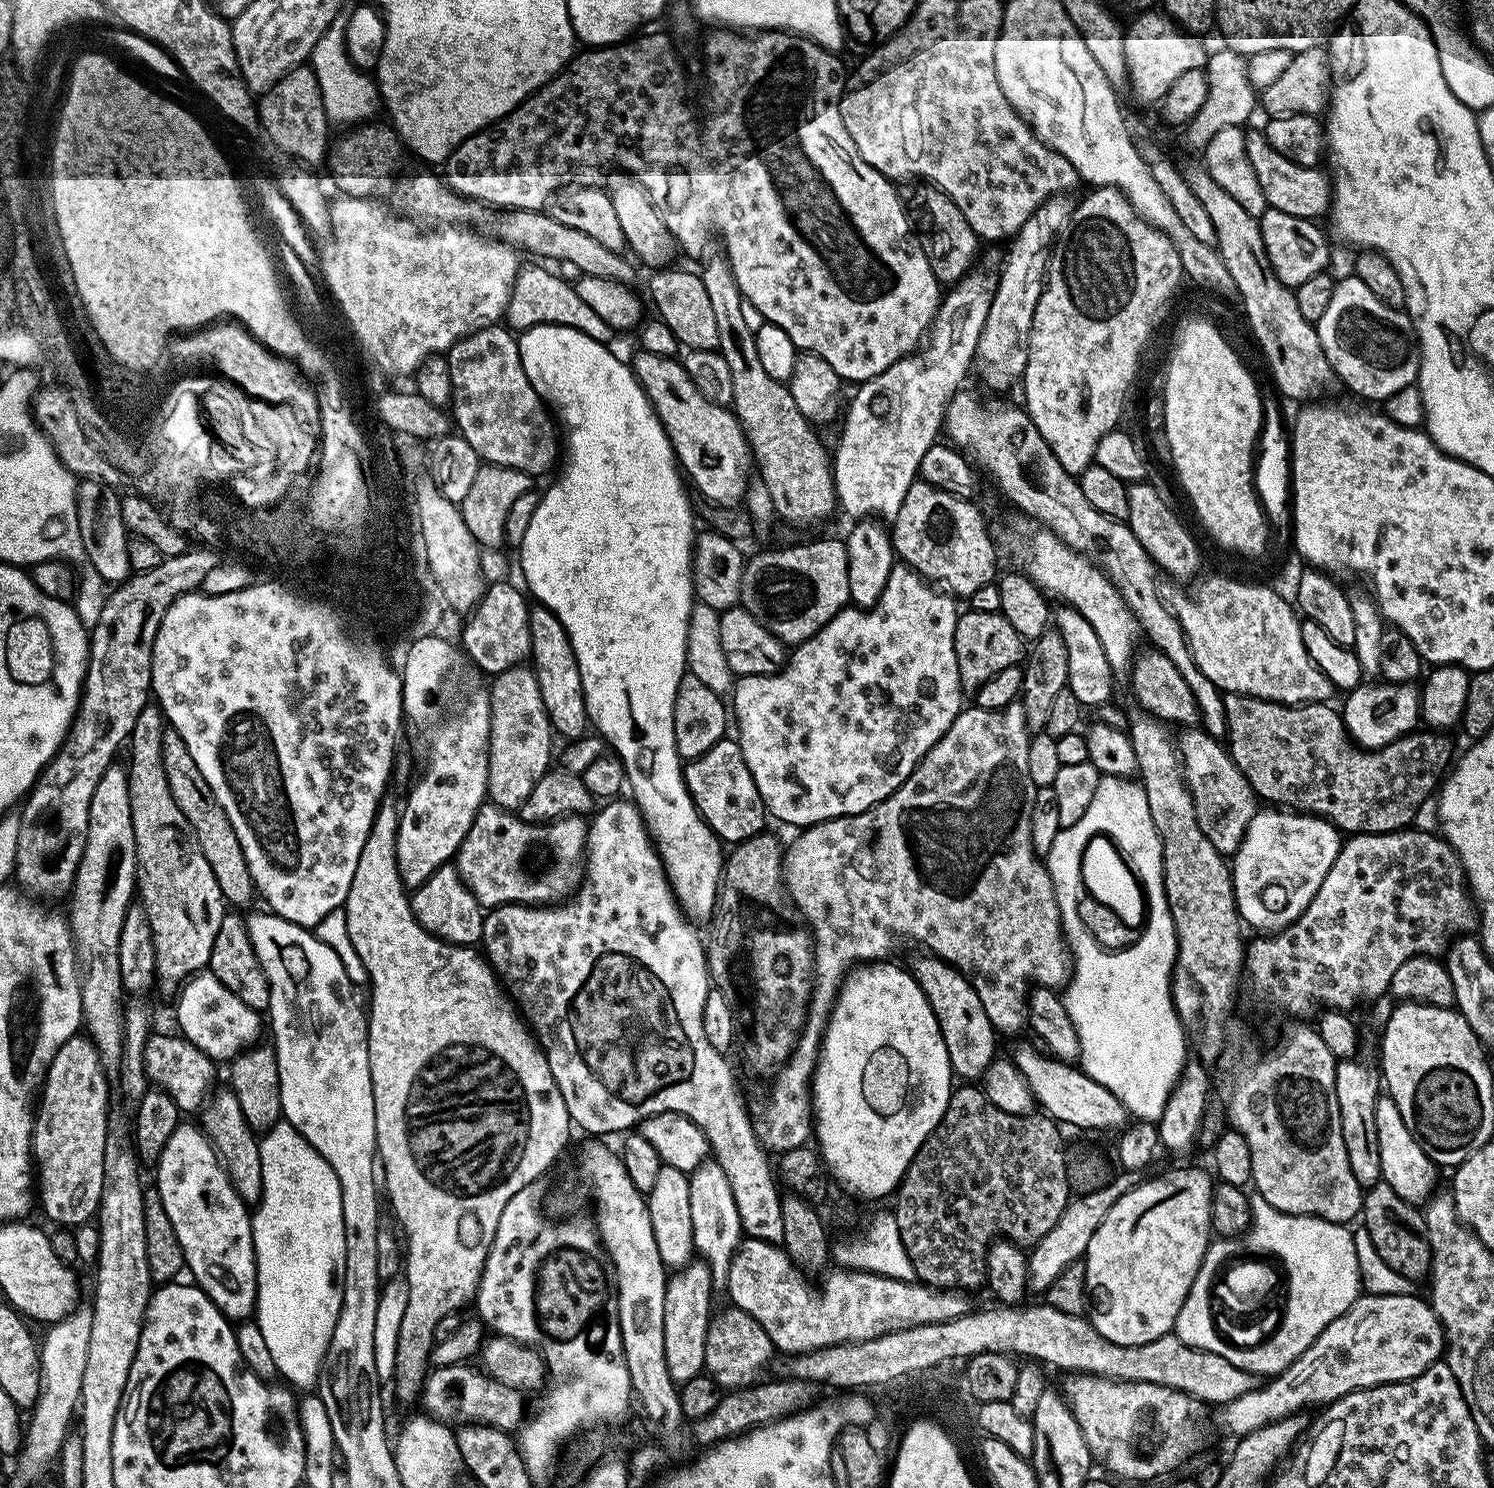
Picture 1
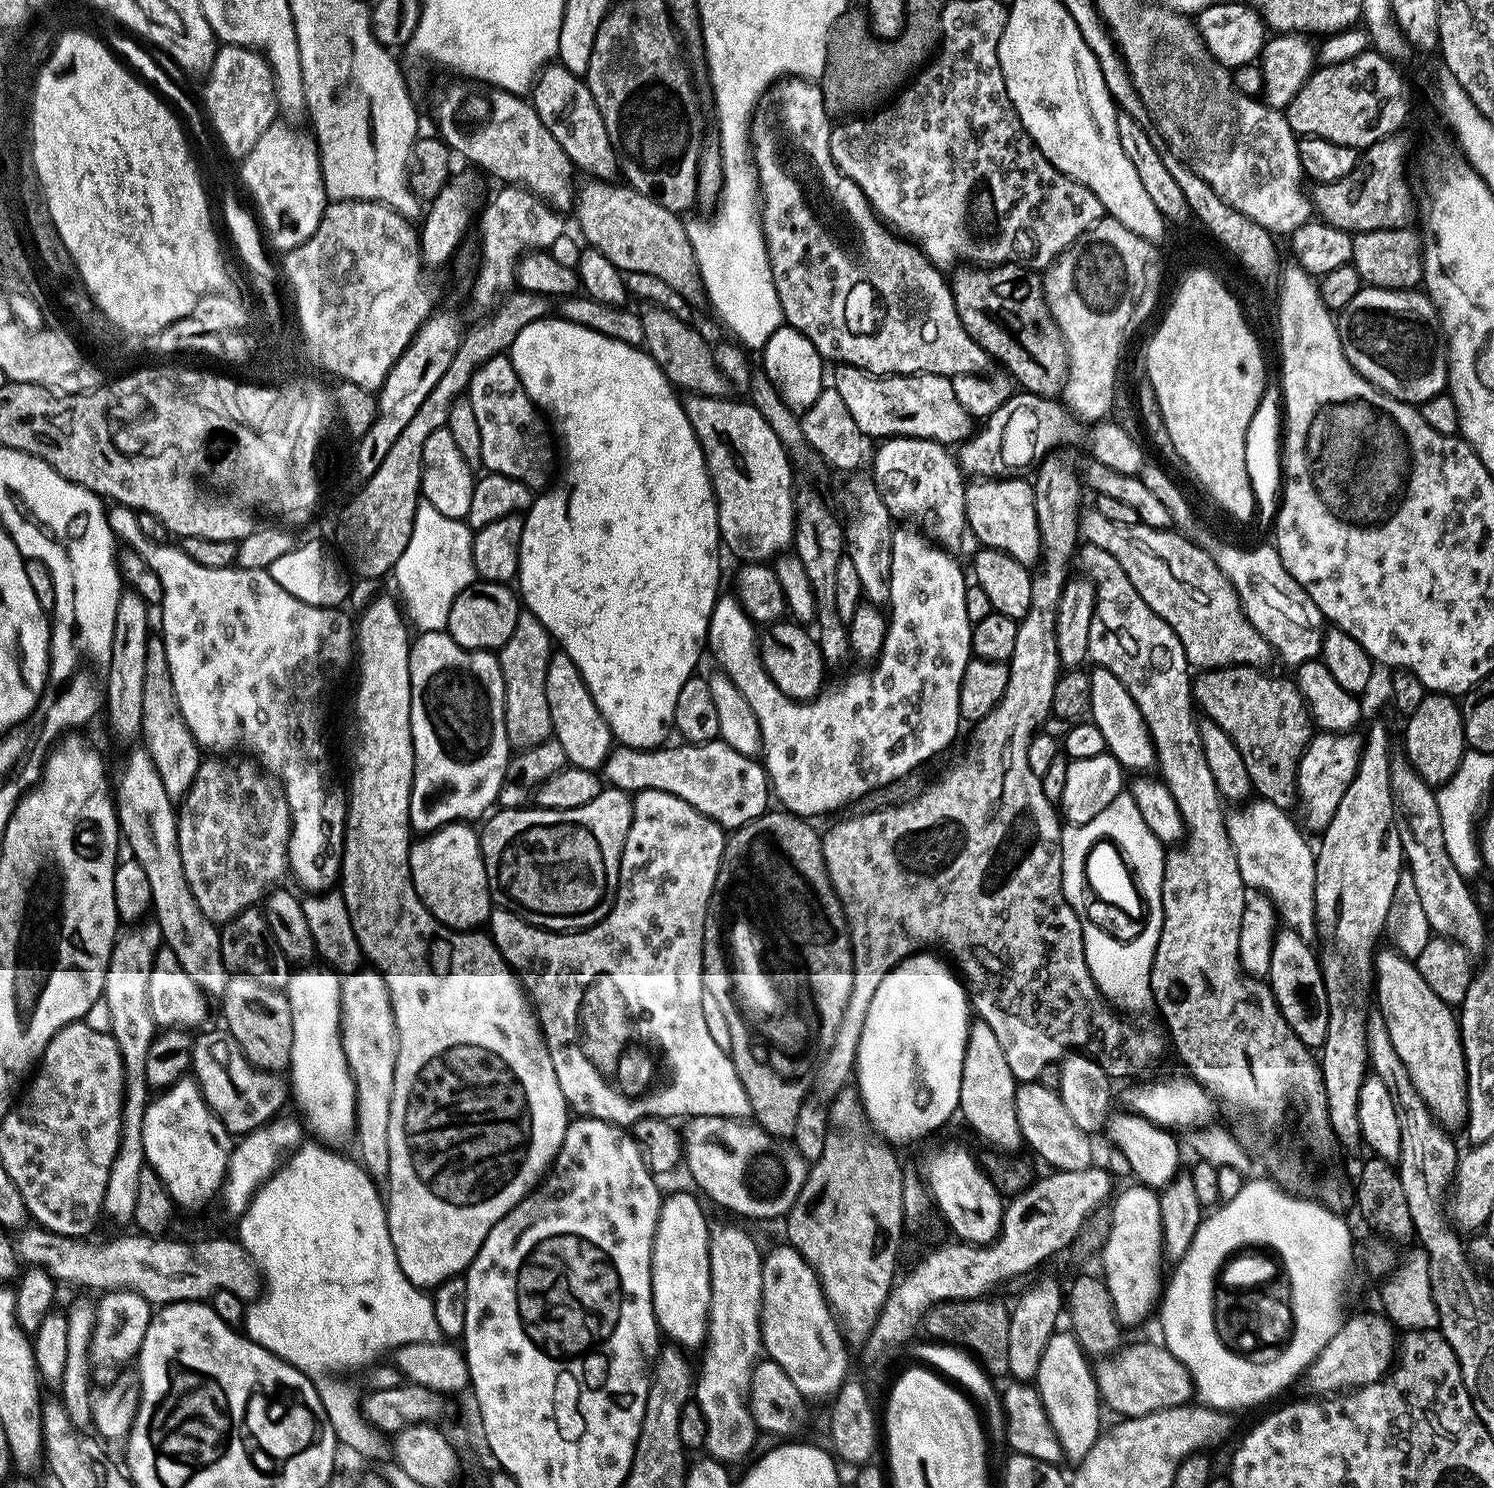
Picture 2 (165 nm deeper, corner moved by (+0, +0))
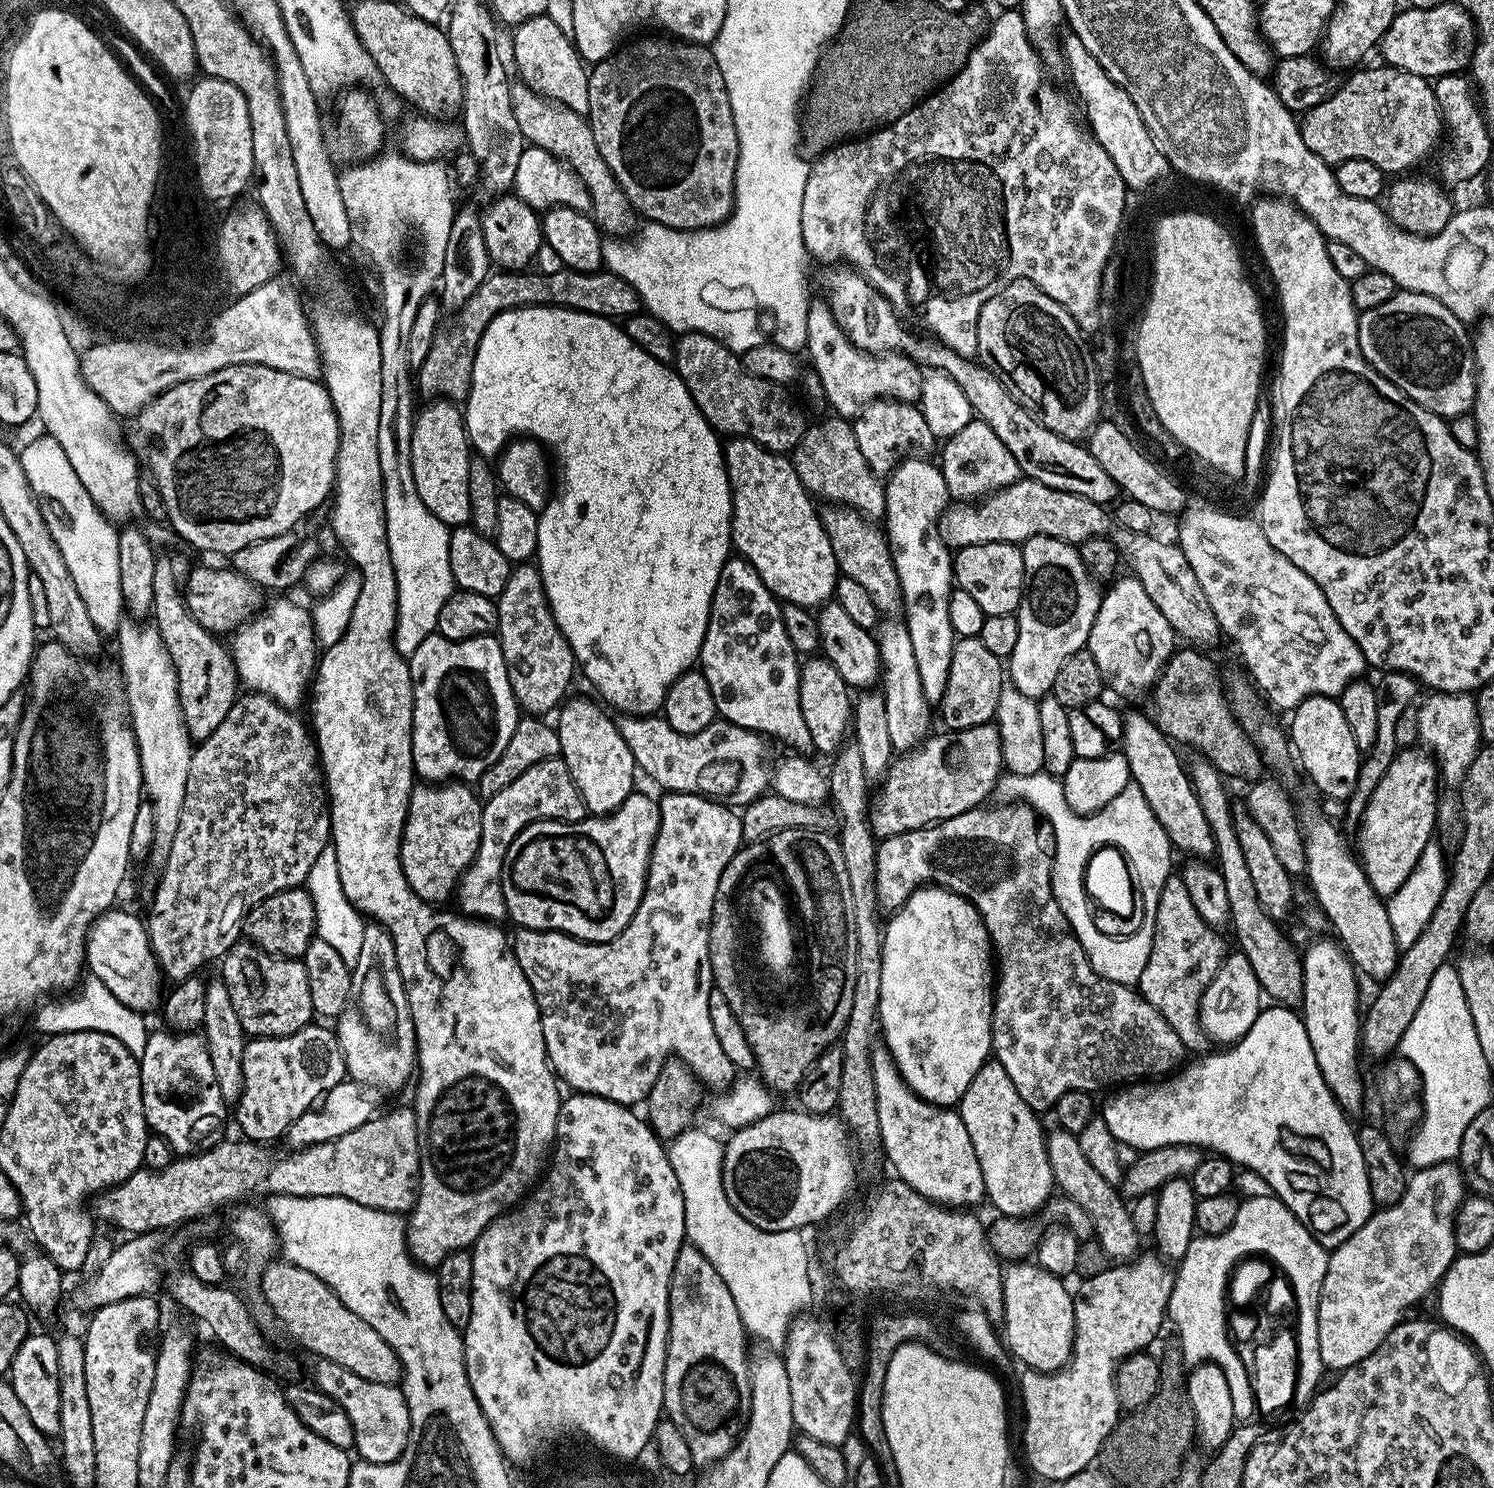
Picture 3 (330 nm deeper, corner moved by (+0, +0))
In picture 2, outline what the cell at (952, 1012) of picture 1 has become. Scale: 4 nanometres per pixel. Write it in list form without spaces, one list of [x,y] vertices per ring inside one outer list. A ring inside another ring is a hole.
[[[978,1018],[973,1019],[968,1025],[968,1037],[966,1038],[966,1054],[962,1058],[962,1090],[960,1091],[959,1115],[964,1115],[964,1120],[976,1131],[976,1136],[1000,1154],[1012,1154],[1016,1147],[1021,1147],[1020,1127],[1016,1117],[1016,1089],[1018,1081],[1014,1074],[1010,1074],[1010,1065],[1006,1063],[1006,1057],[1002,1054],[1002,1046],[994,1035],[994,1030],[986,1026]]]

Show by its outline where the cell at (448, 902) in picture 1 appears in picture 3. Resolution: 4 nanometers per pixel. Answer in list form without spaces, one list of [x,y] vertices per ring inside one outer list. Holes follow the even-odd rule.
[[[424,782],[413,787],[400,839],[400,861],[406,882],[410,882],[414,894],[429,902],[440,902],[436,900],[444,900],[447,896],[449,899],[455,893],[461,876],[478,850],[481,807],[479,795],[464,782]]]

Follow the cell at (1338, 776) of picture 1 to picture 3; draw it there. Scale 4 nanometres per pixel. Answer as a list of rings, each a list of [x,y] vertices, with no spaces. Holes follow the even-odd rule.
[[[1184,646],[1173,651],[1172,657],[1164,664],[1164,669],[1160,671],[1160,676],[1156,679],[1154,687],[1151,689],[1152,712],[1156,724],[1164,731],[1164,735],[1173,742],[1185,740],[1188,744],[1193,744],[1197,748],[1197,753],[1203,754],[1205,759],[1211,760],[1215,768],[1224,773],[1225,777],[1245,776],[1248,782],[1255,782],[1261,779],[1266,765],[1260,752],[1256,748],[1251,736],[1245,732],[1235,714],[1232,713],[1231,703],[1226,695],[1225,685],[1220,685],[1220,676],[1216,673],[1216,668],[1212,665],[1212,660],[1208,656],[1203,656],[1203,651],[1192,646]]]

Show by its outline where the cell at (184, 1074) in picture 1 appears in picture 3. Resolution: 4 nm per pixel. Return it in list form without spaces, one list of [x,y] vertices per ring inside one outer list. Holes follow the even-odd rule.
[[[313,1022],[289,1036],[257,1036],[244,1045],[242,1054],[242,1090],[234,1104],[234,1120],[243,1135],[257,1142],[272,1142],[287,1133],[288,1128],[307,1108],[312,1107],[331,1088],[346,1078],[343,1051],[337,1033]]]

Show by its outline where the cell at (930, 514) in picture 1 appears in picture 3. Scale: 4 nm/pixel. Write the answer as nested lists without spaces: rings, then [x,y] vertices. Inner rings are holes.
[[[875,400],[867,404],[865,408],[854,417],[852,424],[854,430],[854,438],[858,438],[858,450],[862,450],[862,458],[866,458],[866,462],[877,476],[887,477],[901,460],[915,457],[917,454],[928,454],[934,443],[934,437],[930,426],[926,426],[926,418],[920,413],[916,404],[903,404],[900,400]]]

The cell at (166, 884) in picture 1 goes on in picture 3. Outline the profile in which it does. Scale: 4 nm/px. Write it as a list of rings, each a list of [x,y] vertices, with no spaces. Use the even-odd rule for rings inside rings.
[[[164,554],[157,555],[154,566],[154,602],[150,616],[177,674],[177,698],[186,730],[193,741],[210,738],[210,734],[222,726],[222,718],[230,714],[232,705],[238,699],[236,667],[225,641],[223,644],[220,641],[223,639],[201,626],[184,605],[178,580],[176,584],[176,568],[171,558]]]

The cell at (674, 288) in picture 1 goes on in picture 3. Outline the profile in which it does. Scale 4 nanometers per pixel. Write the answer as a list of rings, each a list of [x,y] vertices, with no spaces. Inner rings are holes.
[[[565,267],[554,274],[542,274],[535,270],[493,271],[484,279],[482,286],[470,294],[468,301],[455,309],[453,316],[456,317],[437,331],[430,354],[426,354],[426,362],[422,362],[418,370],[419,391],[421,388],[426,395],[432,396],[428,398],[440,397],[448,402],[467,401],[474,358],[482,342],[482,334],[486,334],[486,326],[490,326],[498,314],[509,312],[511,308],[569,308],[595,316],[629,318],[639,313],[642,305],[630,282],[607,270],[575,272]]]

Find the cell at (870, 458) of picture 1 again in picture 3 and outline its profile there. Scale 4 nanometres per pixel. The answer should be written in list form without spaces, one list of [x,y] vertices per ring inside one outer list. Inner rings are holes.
[[[884,618],[875,629],[876,645],[880,651],[882,669],[882,695],[890,728],[890,742],[897,753],[908,753],[923,744],[929,735],[928,711],[930,705],[922,690],[922,678],[918,674],[918,658],[914,658],[914,646],[910,643],[908,626],[898,618]]]

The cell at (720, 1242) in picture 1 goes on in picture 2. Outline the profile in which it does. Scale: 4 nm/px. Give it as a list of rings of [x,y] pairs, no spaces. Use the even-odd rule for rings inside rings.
[[[720,1224],[711,1229],[708,1234],[710,1242],[710,1314],[708,1315],[708,1338],[702,1349],[704,1361],[701,1362],[700,1368],[698,1364],[698,1375],[694,1380],[694,1402],[702,1410],[702,1414],[706,1418],[706,1440],[704,1442],[703,1451],[707,1453],[711,1459],[719,1462],[729,1462],[728,1460],[740,1460],[752,1447],[756,1444],[756,1436],[758,1437],[758,1429],[752,1410],[748,1406],[748,1387],[750,1386],[750,1378],[752,1370],[756,1367],[762,1356],[762,1341],[760,1339],[760,1303],[762,1302],[762,1252],[756,1249],[756,1244],[739,1228],[736,1224]]]

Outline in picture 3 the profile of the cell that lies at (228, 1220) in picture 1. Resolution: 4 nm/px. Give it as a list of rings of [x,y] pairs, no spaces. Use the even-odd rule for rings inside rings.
[[[163,1031],[149,1035],[146,1050],[138,1057],[144,1117],[149,1129],[168,1142],[173,1153],[194,1156],[225,1139],[224,1119],[229,1119],[230,1108],[218,1090],[203,1035]]]

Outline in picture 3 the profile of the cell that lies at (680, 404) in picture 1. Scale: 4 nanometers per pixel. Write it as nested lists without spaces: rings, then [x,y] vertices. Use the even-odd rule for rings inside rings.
[[[741,436],[731,437],[723,445],[724,465],[732,491],[732,548],[762,578],[773,596],[784,604],[797,604],[800,608],[819,609],[833,599],[838,569],[830,538],[815,508],[813,497],[802,486],[795,466],[787,455],[766,450],[758,442]]]

